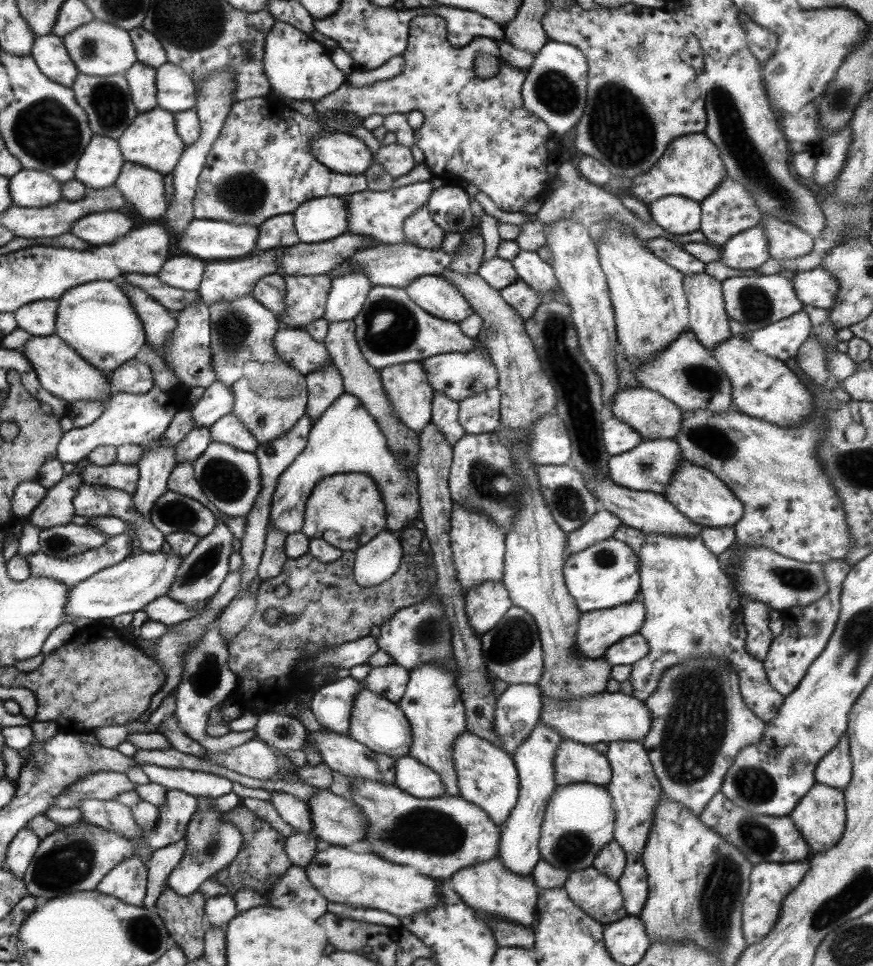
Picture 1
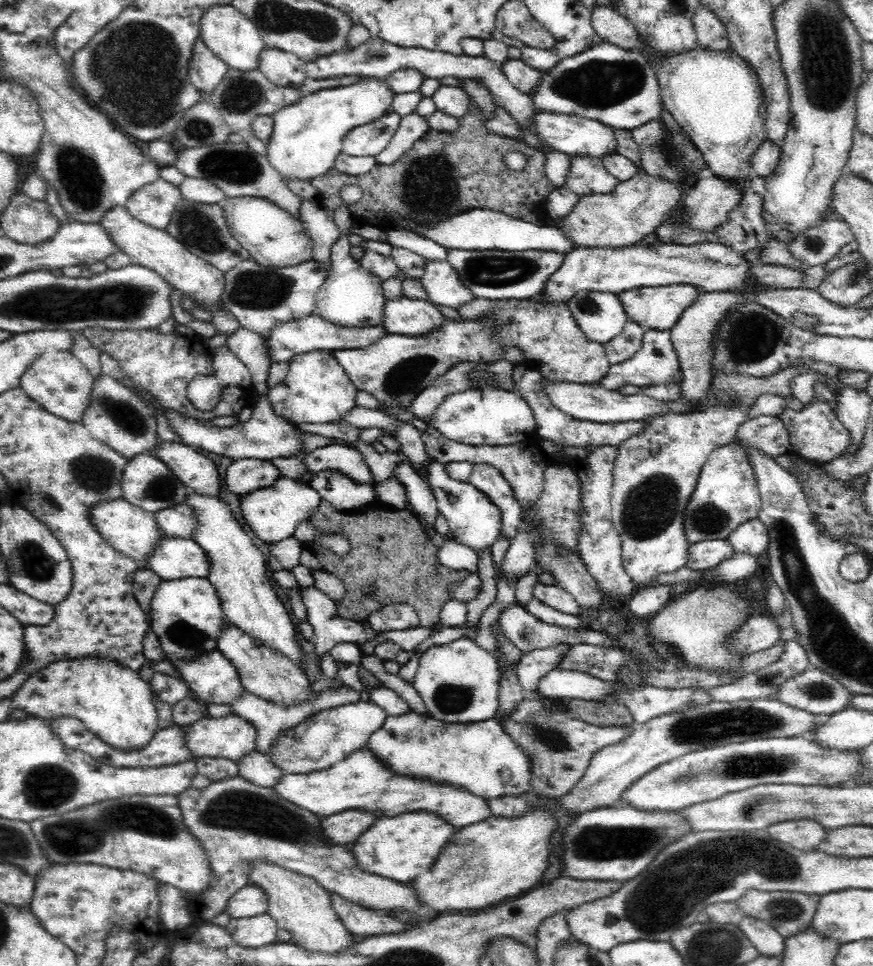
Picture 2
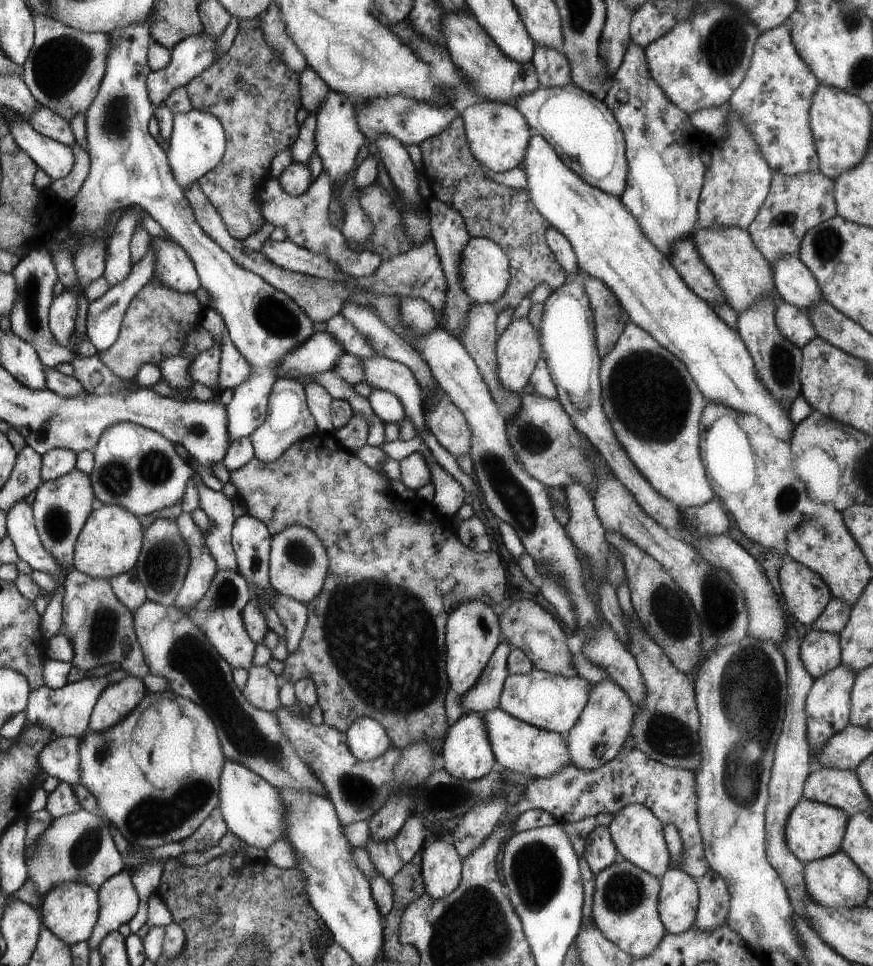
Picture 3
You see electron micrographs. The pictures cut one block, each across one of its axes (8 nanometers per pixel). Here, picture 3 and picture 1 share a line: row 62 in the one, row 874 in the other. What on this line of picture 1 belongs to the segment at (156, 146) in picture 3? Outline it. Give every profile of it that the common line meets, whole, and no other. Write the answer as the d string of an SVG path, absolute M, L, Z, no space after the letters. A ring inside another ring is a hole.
M129 856L125 858L111 874L105 876L101 886L97 886L99 894L119 898L131 906L143 906L143 898L147 894L147 866L143 860Z

